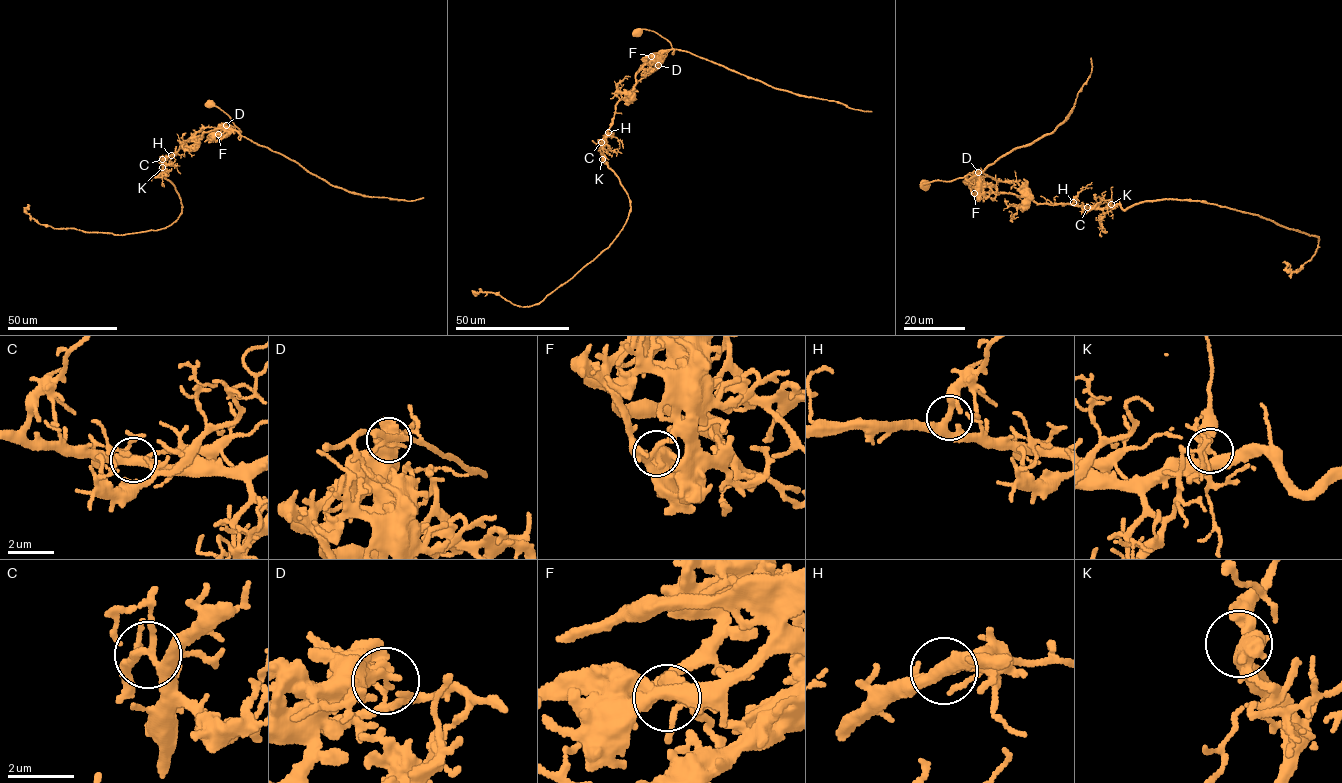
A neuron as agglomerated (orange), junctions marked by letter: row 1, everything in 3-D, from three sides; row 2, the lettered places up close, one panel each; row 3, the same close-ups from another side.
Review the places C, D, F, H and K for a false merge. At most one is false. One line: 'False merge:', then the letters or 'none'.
False merge: D

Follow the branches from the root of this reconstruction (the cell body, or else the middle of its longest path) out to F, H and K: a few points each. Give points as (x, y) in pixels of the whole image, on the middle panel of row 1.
F: (638, 32), (643, 29), (653, 31), (670, 43), (673, 54), (674, 50), (651, 56)
H: (638, 32), (653, 31), (674, 54), (661, 50), (641, 67), (608, 132)
K: (638, 32), (653, 31), (674, 54), (661, 50), (640, 67), (633, 89), (616, 105), (602, 159)

